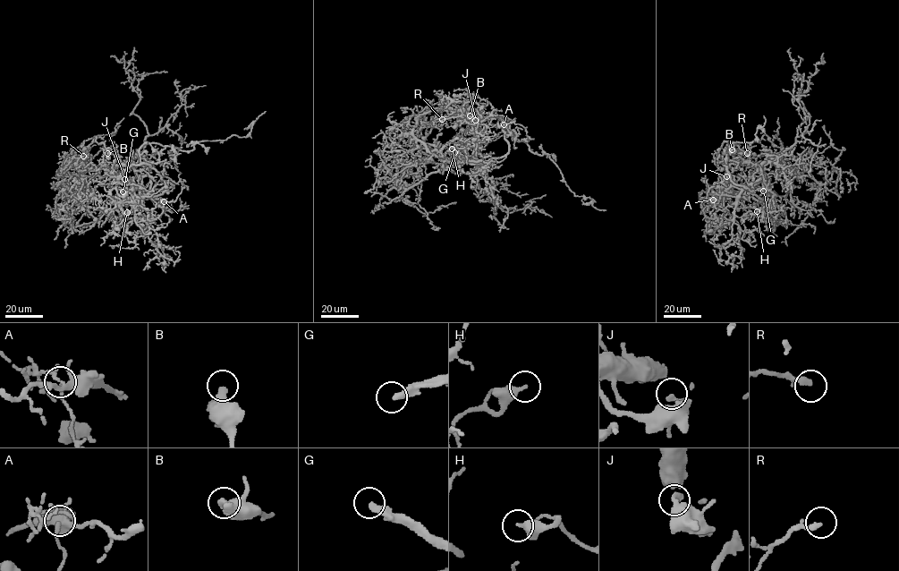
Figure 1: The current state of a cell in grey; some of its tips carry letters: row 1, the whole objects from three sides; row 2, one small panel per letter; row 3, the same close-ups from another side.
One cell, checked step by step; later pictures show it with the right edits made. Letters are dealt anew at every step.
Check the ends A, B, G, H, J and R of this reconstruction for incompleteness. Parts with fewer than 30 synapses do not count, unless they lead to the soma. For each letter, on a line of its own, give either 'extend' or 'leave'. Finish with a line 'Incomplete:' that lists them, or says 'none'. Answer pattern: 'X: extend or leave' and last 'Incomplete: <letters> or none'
A: leave
B: leave
G: extend
H: leave
J: leave
R: leave
Incomplete: G

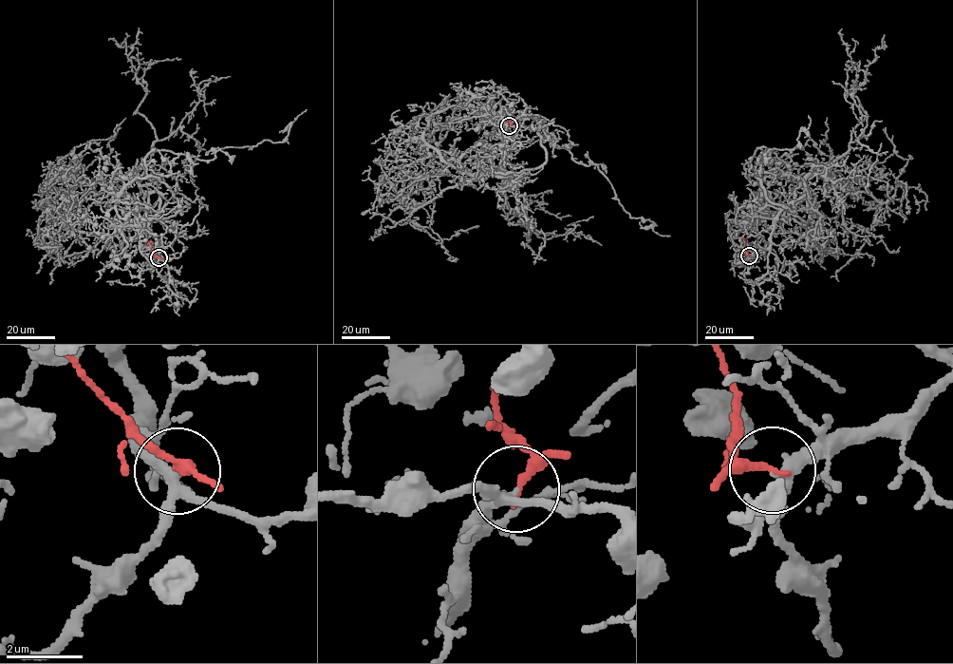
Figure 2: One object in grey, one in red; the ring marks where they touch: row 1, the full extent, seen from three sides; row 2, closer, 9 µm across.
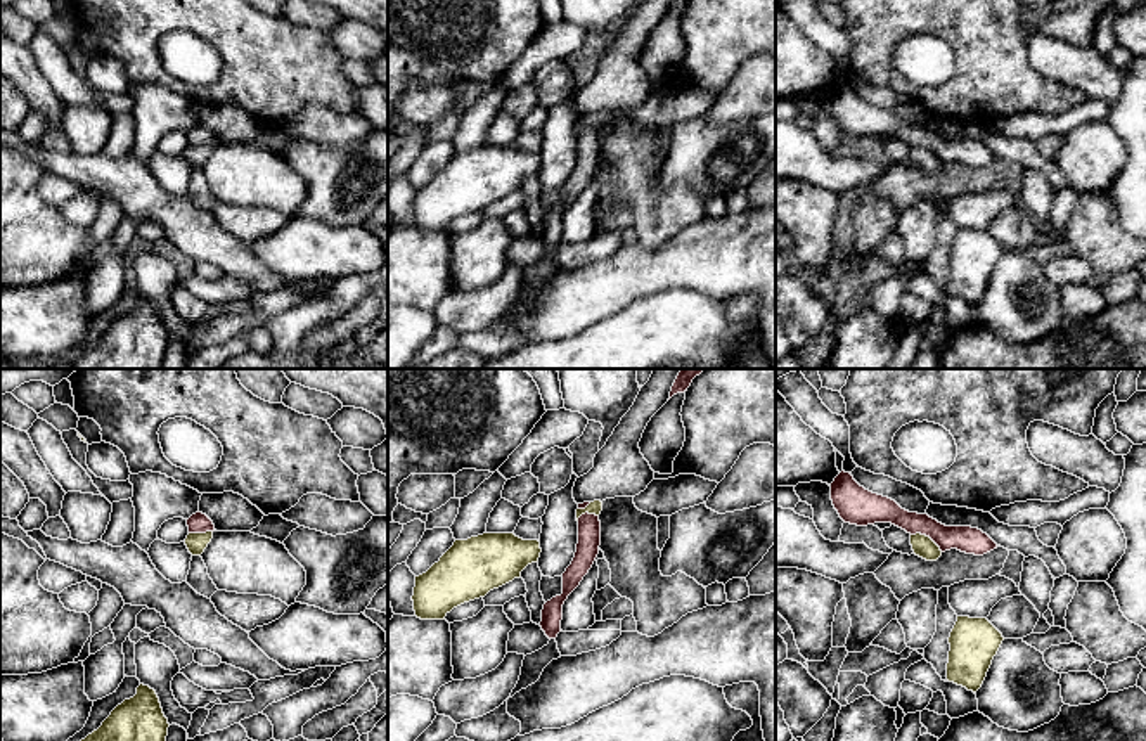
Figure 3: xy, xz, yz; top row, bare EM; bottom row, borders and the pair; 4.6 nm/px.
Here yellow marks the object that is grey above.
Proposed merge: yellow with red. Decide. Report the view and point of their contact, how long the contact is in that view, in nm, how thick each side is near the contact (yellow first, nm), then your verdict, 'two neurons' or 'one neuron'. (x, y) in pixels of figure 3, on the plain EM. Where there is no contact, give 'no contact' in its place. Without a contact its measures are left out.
xz (587, 123) | 110 nm | 60/110 nm | two neurons

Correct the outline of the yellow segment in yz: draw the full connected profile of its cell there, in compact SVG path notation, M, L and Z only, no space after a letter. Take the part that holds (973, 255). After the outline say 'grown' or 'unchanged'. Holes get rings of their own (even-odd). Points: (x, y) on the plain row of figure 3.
M957 229L949 249L947 293L976 305L1002 253L987 230Z; unchanged

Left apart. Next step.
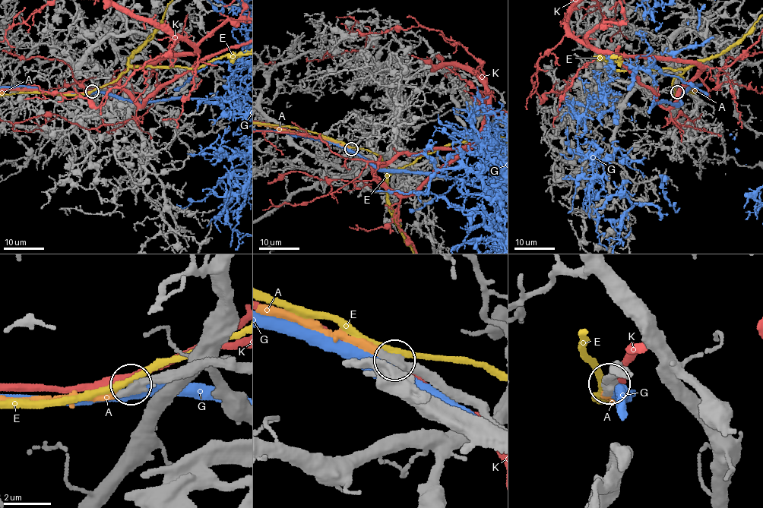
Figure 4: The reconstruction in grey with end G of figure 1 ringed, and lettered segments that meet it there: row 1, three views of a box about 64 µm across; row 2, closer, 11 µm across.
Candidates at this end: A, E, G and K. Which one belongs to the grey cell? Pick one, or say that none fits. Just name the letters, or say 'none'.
none

